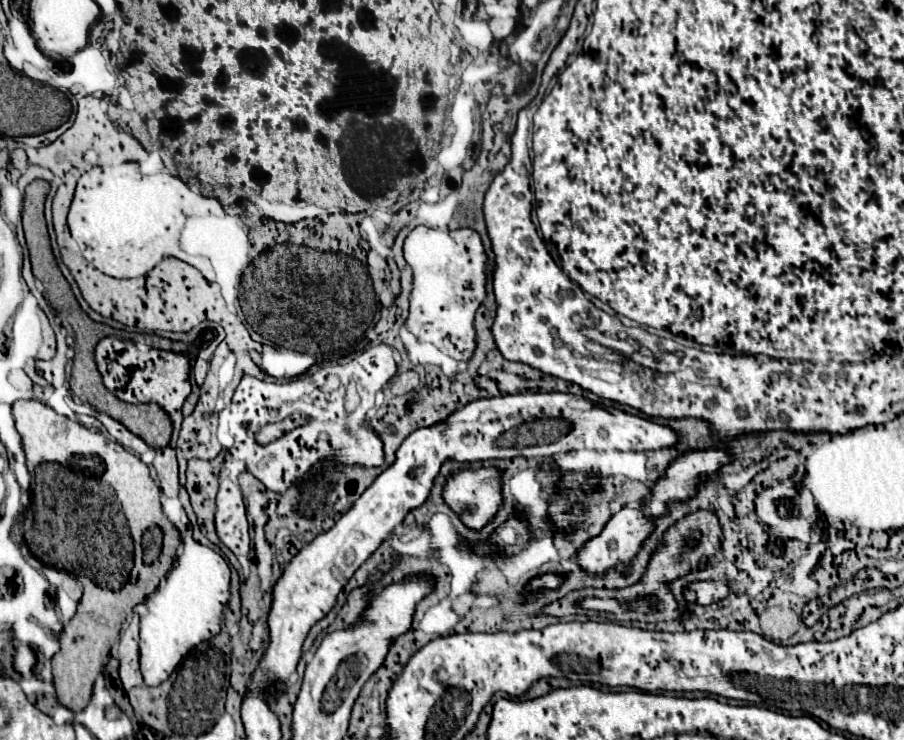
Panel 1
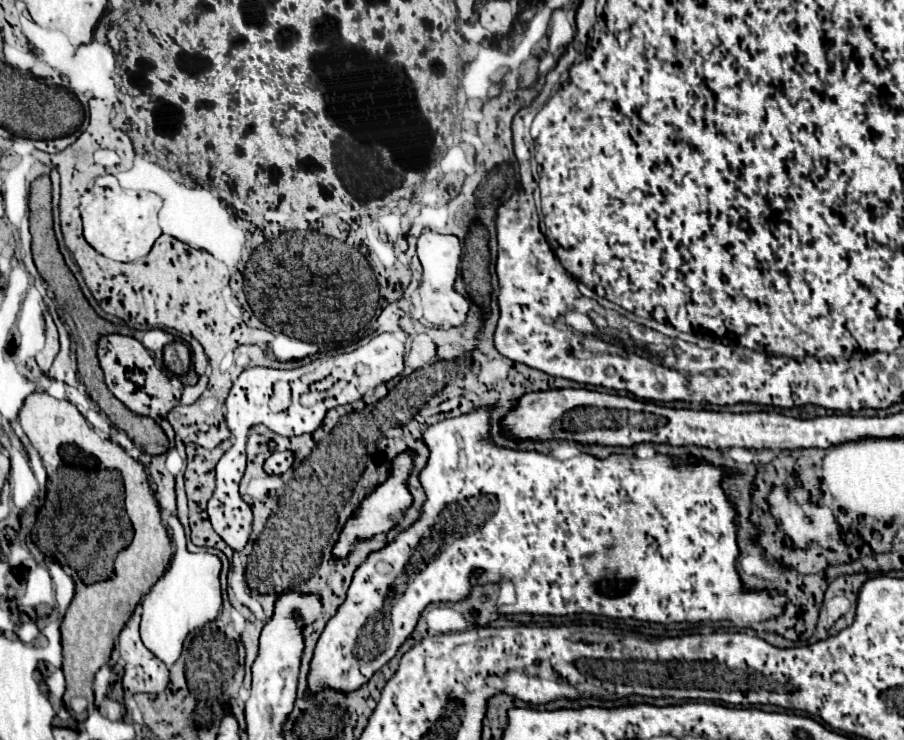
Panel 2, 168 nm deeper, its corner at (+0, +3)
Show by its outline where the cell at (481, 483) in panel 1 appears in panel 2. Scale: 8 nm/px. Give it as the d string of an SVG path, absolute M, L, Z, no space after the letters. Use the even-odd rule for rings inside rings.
M476 410L470 414L462 414L456 418L442 420L434 426L430 426L424 432L424 442L430 446L430 460L426 470L420 472L420 482L426 490L426 502L422 508L422 516L416 524L412 524L410 530L400 532L398 538L388 544L380 552L372 552L368 560L356 570L354 580L348 588L346 602L338 608L336 616L330 618L326 624L322 636L318 638L314 658L310 662L308 672L308 696L314 696L322 690L334 690L340 694L350 694L362 684L366 684L376 670L380 670L402 646L402 642L412 634L416 620L420 612L430 602L456 602L468 596L470 586L474 584L488 584L498 580L510 580L516 586L516 604L514 606L500 606L500 614L548 614L548 616L566 616L566 614L600 614L608 618L636 618L646 622L700 622L700 620L734 620L744 626L750 626L754 622L760 622L770 616L778 616L784 606L784 596L780 592L760 592L760 594L744 594L740 592L740 580L736 574L736 558L738 558L738 544L736 544L736 528L734 528L734 510L728 504L720 480L722 470L700 464L694 466L694 458L668 458L662 454L656 454L652 460L640 460L636 456L610 456L606 460L598 460L594 456L578 456L572 460L554 460L546 458L540 452L518 452L518 450L506 450L498 448L492 442L484 442L484 436L488 432L488 414L486 410ZM540 460L544 460L540 464ZM634 548L634 550L632 550ZM476 568L482 568L484 572L474 572Z

